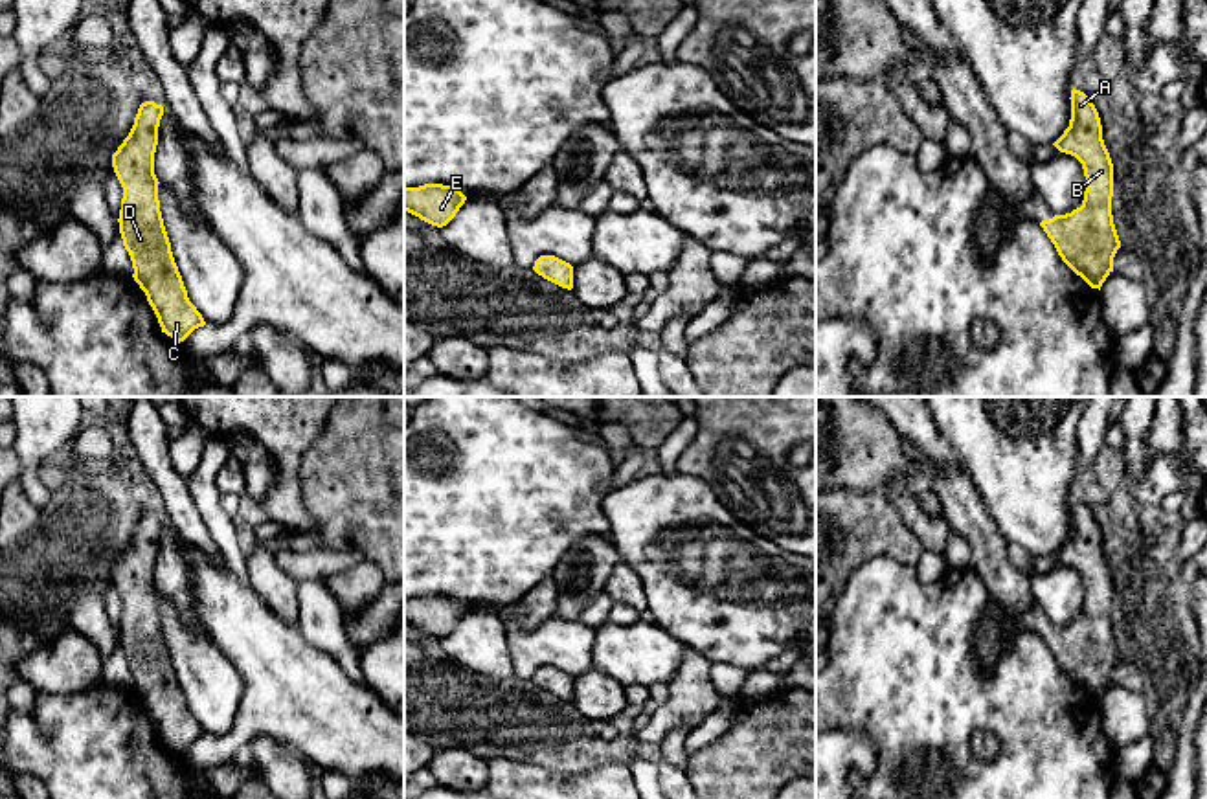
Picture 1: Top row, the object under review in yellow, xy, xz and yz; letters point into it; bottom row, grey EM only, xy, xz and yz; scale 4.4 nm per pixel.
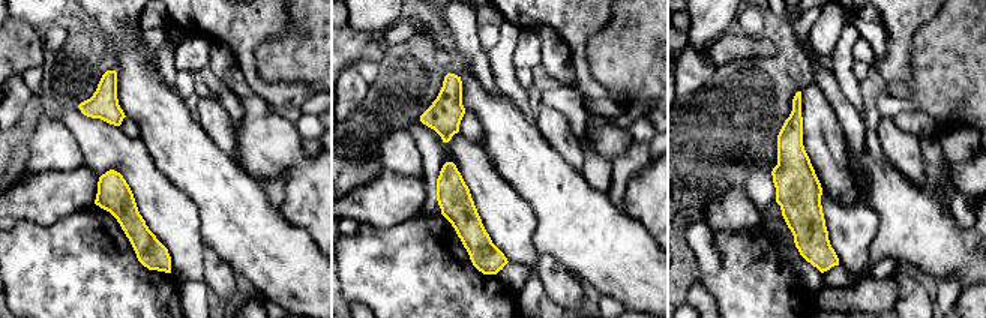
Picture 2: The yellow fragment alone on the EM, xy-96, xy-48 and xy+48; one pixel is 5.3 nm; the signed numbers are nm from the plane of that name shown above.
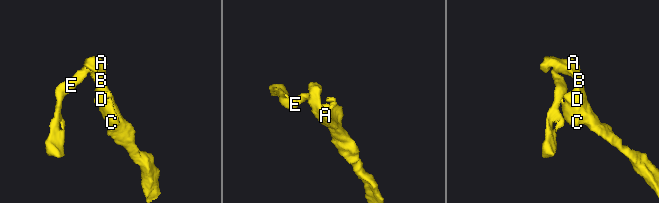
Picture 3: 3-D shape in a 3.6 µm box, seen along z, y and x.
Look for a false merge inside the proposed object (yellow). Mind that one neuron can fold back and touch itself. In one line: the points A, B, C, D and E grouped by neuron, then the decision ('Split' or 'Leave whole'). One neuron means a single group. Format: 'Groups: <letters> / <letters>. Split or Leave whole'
Groups: A B C D E. Leave whole

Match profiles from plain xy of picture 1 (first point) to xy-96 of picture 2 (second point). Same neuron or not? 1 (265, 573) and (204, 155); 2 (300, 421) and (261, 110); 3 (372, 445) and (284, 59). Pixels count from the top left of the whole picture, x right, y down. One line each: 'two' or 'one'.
1: two
2: two
3: one

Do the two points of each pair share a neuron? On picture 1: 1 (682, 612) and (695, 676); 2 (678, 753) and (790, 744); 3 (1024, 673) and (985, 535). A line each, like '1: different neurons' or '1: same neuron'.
1: different neurons
2: different neurons
3: different neurons

